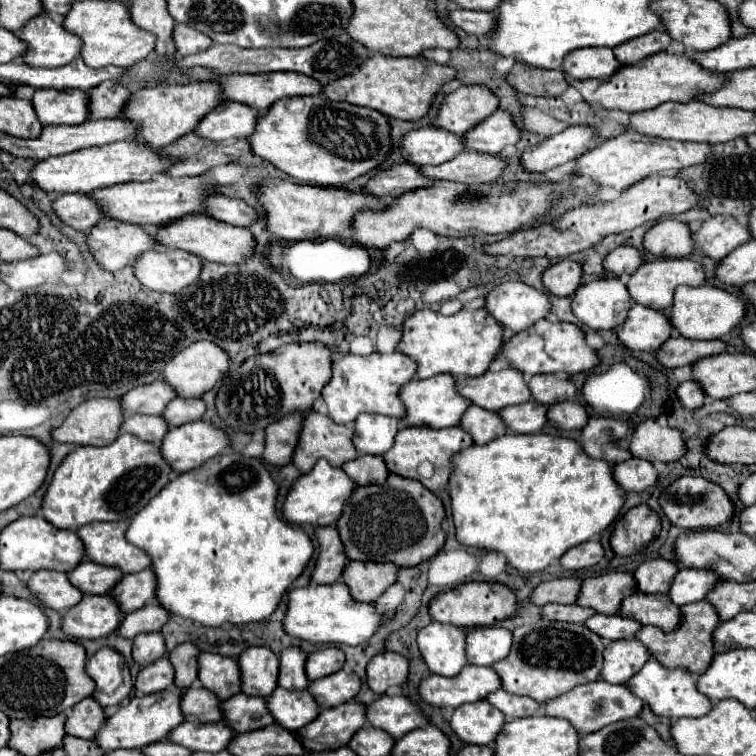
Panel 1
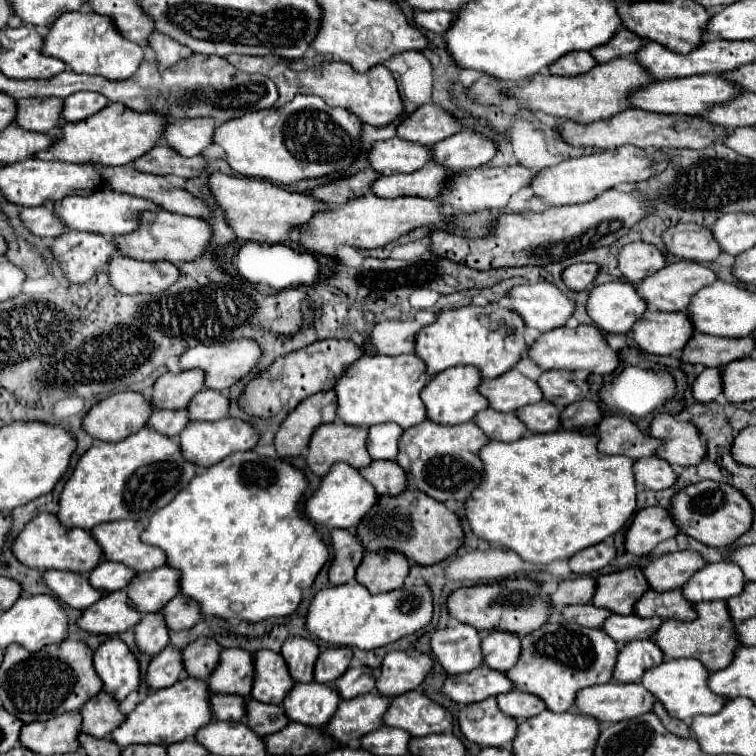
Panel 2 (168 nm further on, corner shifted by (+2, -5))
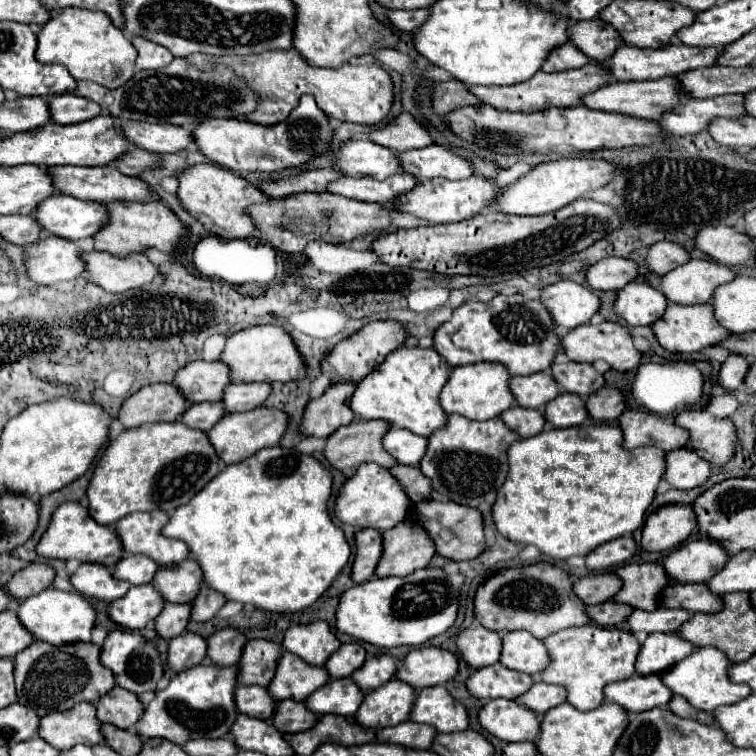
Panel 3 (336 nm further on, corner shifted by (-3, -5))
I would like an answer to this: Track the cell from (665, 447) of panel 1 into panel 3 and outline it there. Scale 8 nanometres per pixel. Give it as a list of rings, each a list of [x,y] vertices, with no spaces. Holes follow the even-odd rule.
[[[686,410],[676,418],[676,424],[690,430],[690,444],[686,444],[686,448],[692,448],[694,452],[698,452],[698,456],[702,456],[704,460],[710,460],[714,466],[722,466],[734,456],[738,438],[736,438],[736,426],[732,424],[732,420],[716,418],[706,410]]]

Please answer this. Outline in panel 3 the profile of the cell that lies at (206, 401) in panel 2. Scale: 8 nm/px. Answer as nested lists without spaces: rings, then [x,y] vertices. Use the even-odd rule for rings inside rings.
[[[234,382],[226,388],[224,404],[228,412],[248,412],[262,406],[270,394],[270,382]]]

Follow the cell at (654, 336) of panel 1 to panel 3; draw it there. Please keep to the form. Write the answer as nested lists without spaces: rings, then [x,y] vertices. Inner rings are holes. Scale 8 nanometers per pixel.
[[[670,304],[666,308],[666,314],[662,316],[662,320],[658,320],[652,326],[660,346],[664,346],[670,352],[680,352],[680,354],[690,354],[690,352],[700,352],[708,346],[716,346],[722,340],[726,340],[732,332],[726,332],[726,328],[722,328],[716,318],[714,318],[714,306],[712,304],[690,304],[690,306],[682,306],[682,304]]]

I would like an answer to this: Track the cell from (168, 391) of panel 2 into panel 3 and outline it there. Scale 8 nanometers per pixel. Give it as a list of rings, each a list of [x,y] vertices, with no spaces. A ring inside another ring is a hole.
[[[196,360],[186,364],[176,374],[176,386],[184,392],[190,404],[206,400],[222,400],[224,388],[230,384],[230,368],[224,362]]]

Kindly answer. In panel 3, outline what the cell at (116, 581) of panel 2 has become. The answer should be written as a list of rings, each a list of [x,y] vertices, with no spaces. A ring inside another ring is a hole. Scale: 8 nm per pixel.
[[[126,554],[114,568],[114,576],[118,576],[120,580],[128,580],[130,584],[138,586],[138,584],[148,584],[152,582],[154,574],[158,570],[158,564],[154,560],[150,560],[150,556],[130,556]]]

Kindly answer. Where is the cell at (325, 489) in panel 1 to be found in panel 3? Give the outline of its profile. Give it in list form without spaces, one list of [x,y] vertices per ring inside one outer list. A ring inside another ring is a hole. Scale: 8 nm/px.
[[[370,462],[370,464],[362,464],[358,468],[358,472],[346,480],[346,484],[342,486],[342,490],[336,498],[334,510],[342,522],[352,524],[356,528],[388,530],[408,518],[408,514],[412,510],[412,502],[410,502],[408,494],[404,492],[402,484],[390,474],[390,470]]]

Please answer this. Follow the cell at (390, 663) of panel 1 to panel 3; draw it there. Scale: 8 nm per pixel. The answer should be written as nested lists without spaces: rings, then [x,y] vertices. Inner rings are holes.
[[[426,646],[412,650],[406,660],[400,662],[396,678],[408,682],[414,688],[426,688],[434,682],[448,682],[458,672],[458,658],[442,648]]]

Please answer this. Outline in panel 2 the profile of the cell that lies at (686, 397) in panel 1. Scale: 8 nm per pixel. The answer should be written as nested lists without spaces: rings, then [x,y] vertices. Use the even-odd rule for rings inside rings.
[[[705,368],[691,384],[691,390],[693,390],[693,398],[697,402],[701,402],[701,404],[713,402],[721,394],[719,368]]]

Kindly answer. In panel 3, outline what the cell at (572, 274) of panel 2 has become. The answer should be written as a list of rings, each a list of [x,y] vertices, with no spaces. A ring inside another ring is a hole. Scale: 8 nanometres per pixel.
[[[604,258],[590,266],[586,280],[594,290],[622,290],[626,284],[638,278],[638,264],[628,258]]]

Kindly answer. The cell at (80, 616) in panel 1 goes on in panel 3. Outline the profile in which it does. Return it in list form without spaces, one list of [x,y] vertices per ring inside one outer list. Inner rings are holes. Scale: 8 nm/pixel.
[[[152,584],[132,586],[124,598],[110,604],[110,618],[128,630],[140,630],[162,612],[164,604],[164,598]]]

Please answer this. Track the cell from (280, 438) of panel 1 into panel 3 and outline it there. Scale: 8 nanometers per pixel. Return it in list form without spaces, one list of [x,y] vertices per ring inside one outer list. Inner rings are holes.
[[[340,382],[340,384],[328,386],[328,390],[320,398],[310,400],[304,412],[302,432],[306,436],[328,438],[340,426],[350,424],[354,420],[354,414],[350,408],[350,398],[354,390],[356,390],[356,384]]]

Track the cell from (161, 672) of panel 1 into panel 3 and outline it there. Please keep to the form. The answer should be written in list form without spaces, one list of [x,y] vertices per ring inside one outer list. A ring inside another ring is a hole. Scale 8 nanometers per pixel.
[[[184,632],[170,640],[168,648],[168,664],[174,672],[190,668],[194,664],[202,664],[206,658],[206,638],[194,632]]]

